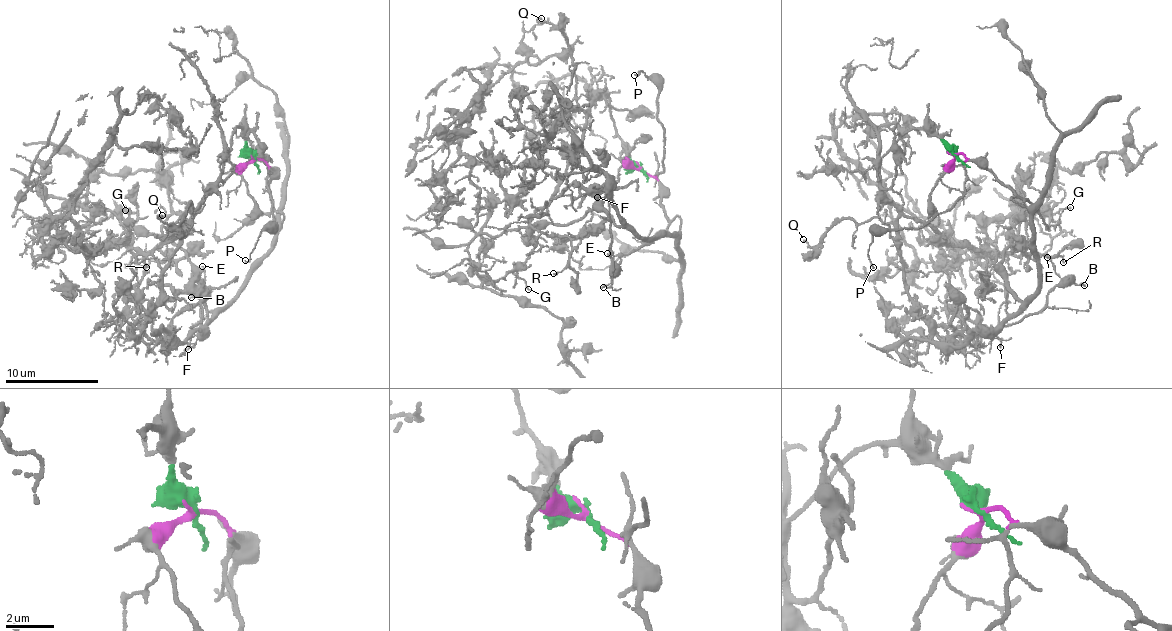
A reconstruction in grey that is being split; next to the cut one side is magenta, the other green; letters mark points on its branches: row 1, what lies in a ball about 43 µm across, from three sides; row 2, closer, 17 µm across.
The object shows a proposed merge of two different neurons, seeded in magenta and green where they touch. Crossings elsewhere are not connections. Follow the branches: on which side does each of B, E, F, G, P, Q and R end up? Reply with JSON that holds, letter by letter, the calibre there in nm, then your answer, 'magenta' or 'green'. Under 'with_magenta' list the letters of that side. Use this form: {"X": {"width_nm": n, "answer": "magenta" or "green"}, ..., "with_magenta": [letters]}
{"B": {"width_nm": 110, "answer": "magenta"}, "E": {"width_nm": 100, "answer": "magenta"}, "F": {"width_nm": 100, "answer": "magenta"}, "G": {"width_nm": 130, "answer": "green"}, "P": {"width_nm": 110, "answer": "magenta"}, "Q": {"width_nm": 130, "answer": "green"}, "R": {"width_nm": 140, "answer": "green"}, "with_magenta": ["B", "E", "F", "P"]}

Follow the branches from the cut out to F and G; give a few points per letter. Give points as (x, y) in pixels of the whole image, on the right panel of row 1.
F: (953, 155), (982, 163), (1030, 215), (1036, 292), (996, 335), (1000, 348)
G: (953, 155), (935, 135), (906, 132), (882, 158), (881, 189), (951, 243), (995, 256), (1029, 213), (1071, 207)

